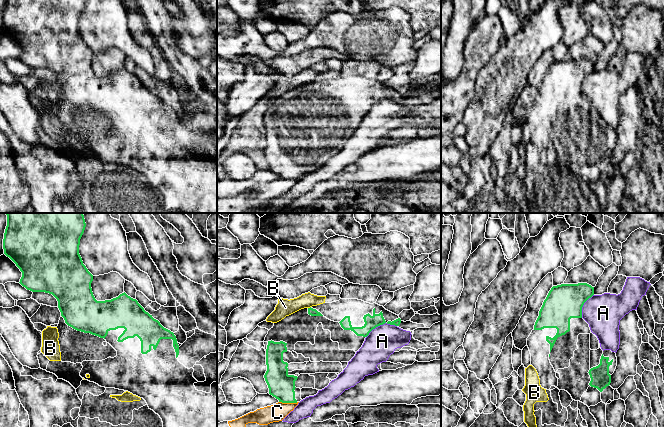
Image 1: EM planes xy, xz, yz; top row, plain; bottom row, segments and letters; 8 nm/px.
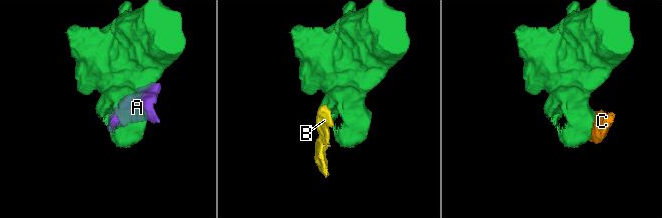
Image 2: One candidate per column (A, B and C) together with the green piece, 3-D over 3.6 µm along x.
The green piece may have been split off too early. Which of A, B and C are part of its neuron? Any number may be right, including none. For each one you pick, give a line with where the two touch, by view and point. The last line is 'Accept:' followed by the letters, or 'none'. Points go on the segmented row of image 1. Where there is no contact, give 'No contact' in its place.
Accept: none

